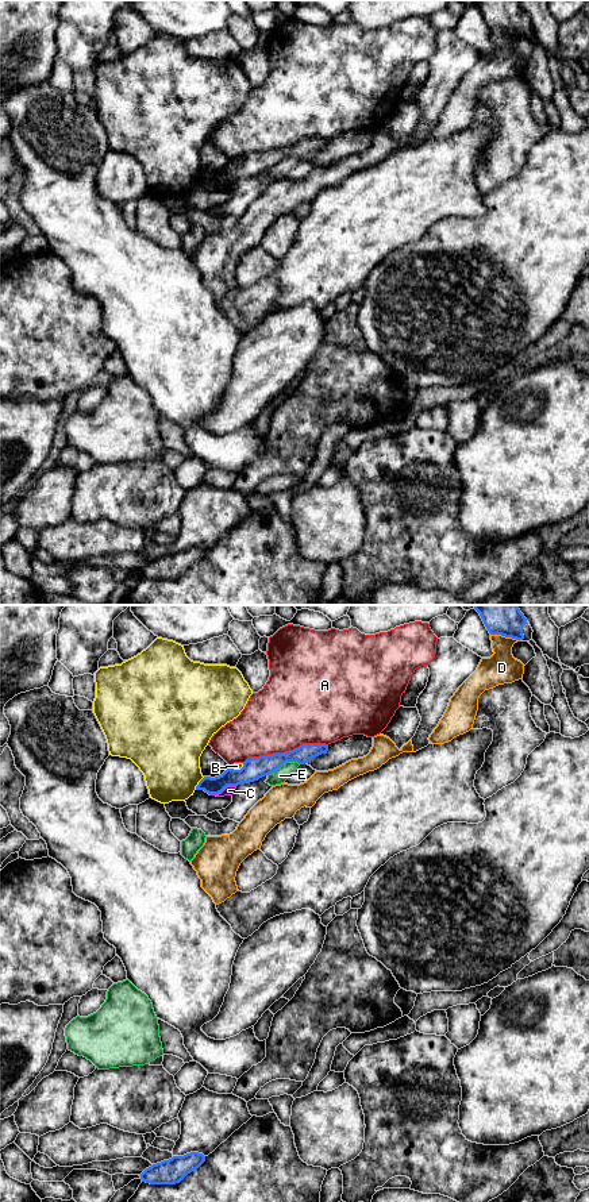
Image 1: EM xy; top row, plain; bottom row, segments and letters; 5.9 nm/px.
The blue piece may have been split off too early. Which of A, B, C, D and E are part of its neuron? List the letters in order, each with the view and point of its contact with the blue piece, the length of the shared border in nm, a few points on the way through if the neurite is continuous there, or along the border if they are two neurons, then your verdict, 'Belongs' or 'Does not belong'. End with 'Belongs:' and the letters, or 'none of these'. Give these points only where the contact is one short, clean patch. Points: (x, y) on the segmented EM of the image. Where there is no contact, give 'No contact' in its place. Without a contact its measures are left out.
A: Touches blue at xy (285, 752). Shared border 500 nm. Does not belong
B: Touches blue at xy (199, 784). Shared border 100 nm. Does not belong
C: Touches blue at xy (223, 789). Shared border 160 nm. Boundary: xy (235, 785), (227, 785), (216, 794), (211, 794). Does not belong
D: Touches blue at xy (504, 635). Shared border 170 nm. Does not belong
E: Touches blue at xy (283, 763). Shared border 200 nm. Does not belong
Belongs: none of these

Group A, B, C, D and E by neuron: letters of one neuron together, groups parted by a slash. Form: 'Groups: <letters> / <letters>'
Groups: A / B / C D / E

